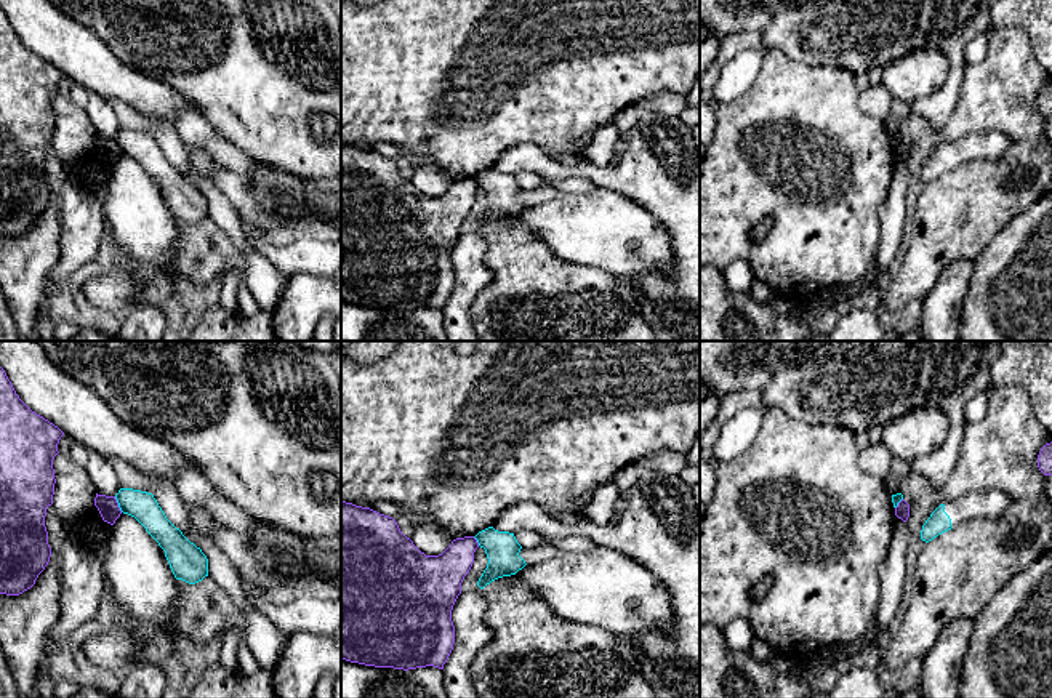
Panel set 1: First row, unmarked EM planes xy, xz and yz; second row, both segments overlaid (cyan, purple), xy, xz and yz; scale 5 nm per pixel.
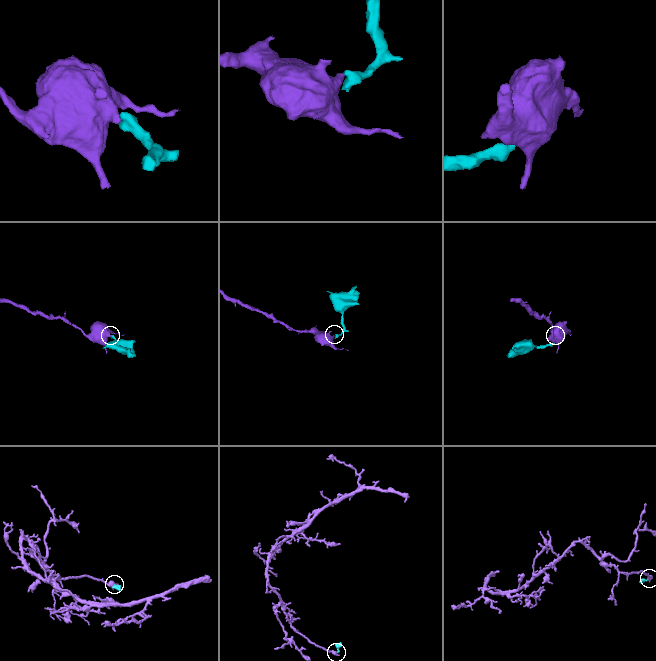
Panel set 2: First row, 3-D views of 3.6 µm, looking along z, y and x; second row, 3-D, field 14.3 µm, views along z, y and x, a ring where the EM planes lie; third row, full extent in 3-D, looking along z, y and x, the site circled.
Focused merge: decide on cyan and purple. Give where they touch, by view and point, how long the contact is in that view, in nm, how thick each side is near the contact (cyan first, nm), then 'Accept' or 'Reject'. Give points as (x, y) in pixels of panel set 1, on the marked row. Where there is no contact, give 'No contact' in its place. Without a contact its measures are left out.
Touches cyan at xy (119, 505). Shared border 90 nm. Thickness 150 nm (cyan) against 110 nm. Reject

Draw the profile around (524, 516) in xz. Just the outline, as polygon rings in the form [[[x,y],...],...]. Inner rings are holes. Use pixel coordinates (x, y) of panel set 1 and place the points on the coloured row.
[[[645,472],[632,490],[621,491],[613,517],[597,525],[591,520],[559,522],[536,503],[517,503],[493,524],[498,532],[536,532],[543,538],[586,536],[596,546],[626,554],[650,570],[668,589],[673,605],[669,629],[645,629],[628,636],[634,644],[642,676],[656,698],[700,698],[700,527],[692,487],[679,475]]]

